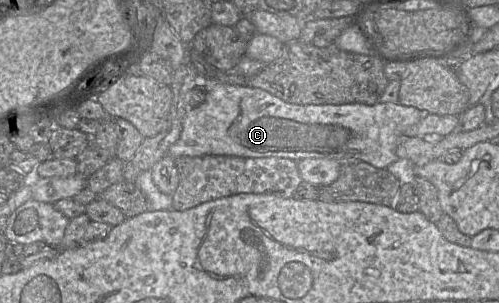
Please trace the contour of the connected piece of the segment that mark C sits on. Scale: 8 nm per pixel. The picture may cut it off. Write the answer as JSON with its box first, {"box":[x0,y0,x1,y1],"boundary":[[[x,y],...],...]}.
{"box":[151,83,425,195],"boundary":[[[206,83],[209,85],[209,92],[207,94],[206,100],[199,106],[191,109],[187,112],[183,119],[182,130],[179,139],[170,146],[167,154],[160,159],[157,163],[151,168],[153,182],[158,187],[158,189],[167,195],[174,195],[179,182],[180,176],[175,165],[175,159],[180,156],[190,156],[190,157],[199,157],[205,155],[229,155],[237,157],[282,157],[289,158],[295,161],[299,161],[304,158],[328,158],[334,159],[342,162],[367,162],[377,168],[386,168],[389,170],[395,170],[400,168],[400,173],[402,173],[402,161],[399,161],[396,154],[397,145],[401,138],[404,137],[404,133],[408,128],[418,123],[425,114],[422,111],[418,110],[415,107],[404,106],[400,103],[377,103],[374,105],[366,105],[361,103],[353,104],[342,104],[342,105],[299,105],[287,103],[280,98],[270,94],[269,92],[253,87],[246,87],[240,85],[230,85],[227,83]]]}

